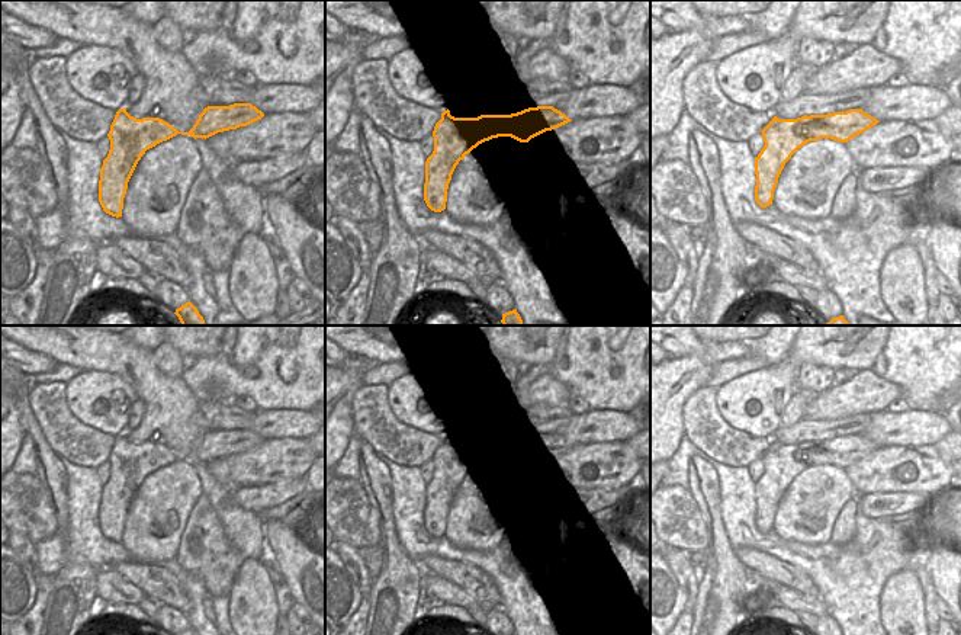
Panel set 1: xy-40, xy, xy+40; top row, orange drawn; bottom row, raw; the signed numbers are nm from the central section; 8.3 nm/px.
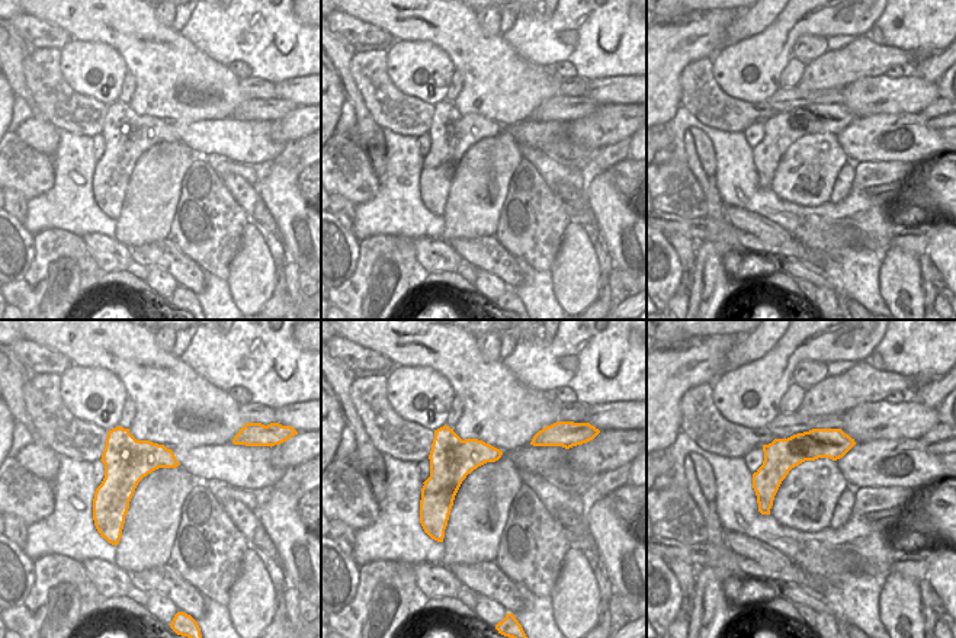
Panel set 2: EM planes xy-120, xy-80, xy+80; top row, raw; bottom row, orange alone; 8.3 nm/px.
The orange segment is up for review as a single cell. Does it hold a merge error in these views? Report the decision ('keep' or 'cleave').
cleave

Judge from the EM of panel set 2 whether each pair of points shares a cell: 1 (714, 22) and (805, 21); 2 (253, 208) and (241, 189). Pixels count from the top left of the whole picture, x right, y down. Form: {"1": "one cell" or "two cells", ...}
{"1": "two cells", "2": "one cell"}

